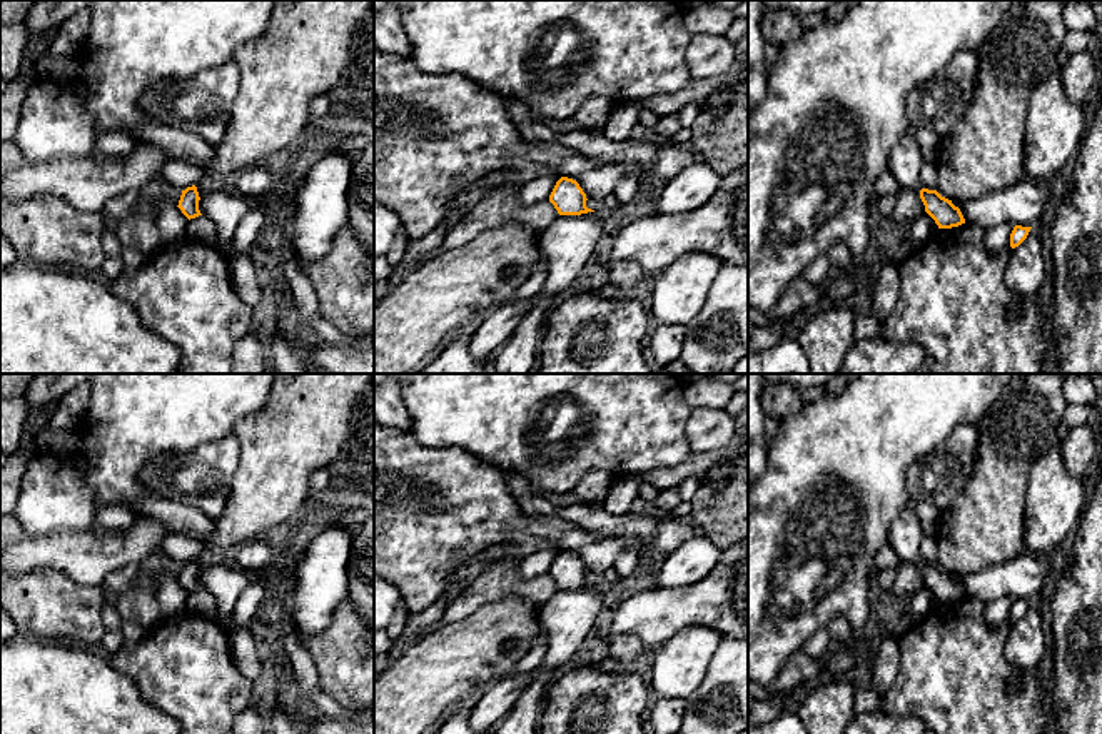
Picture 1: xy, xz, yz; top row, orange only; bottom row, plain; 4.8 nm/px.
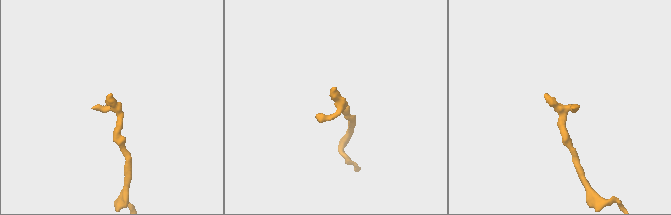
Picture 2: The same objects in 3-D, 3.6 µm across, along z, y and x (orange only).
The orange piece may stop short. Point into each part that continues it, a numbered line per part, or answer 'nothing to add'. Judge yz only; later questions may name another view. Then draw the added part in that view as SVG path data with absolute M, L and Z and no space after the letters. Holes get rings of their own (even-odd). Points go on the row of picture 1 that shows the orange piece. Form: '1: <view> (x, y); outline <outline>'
1: yz (905, 160); outline M910 133L892 148L887 170L900 187L910 189L920 195L920 190L923 189L920 180L923 162L915 135Z

